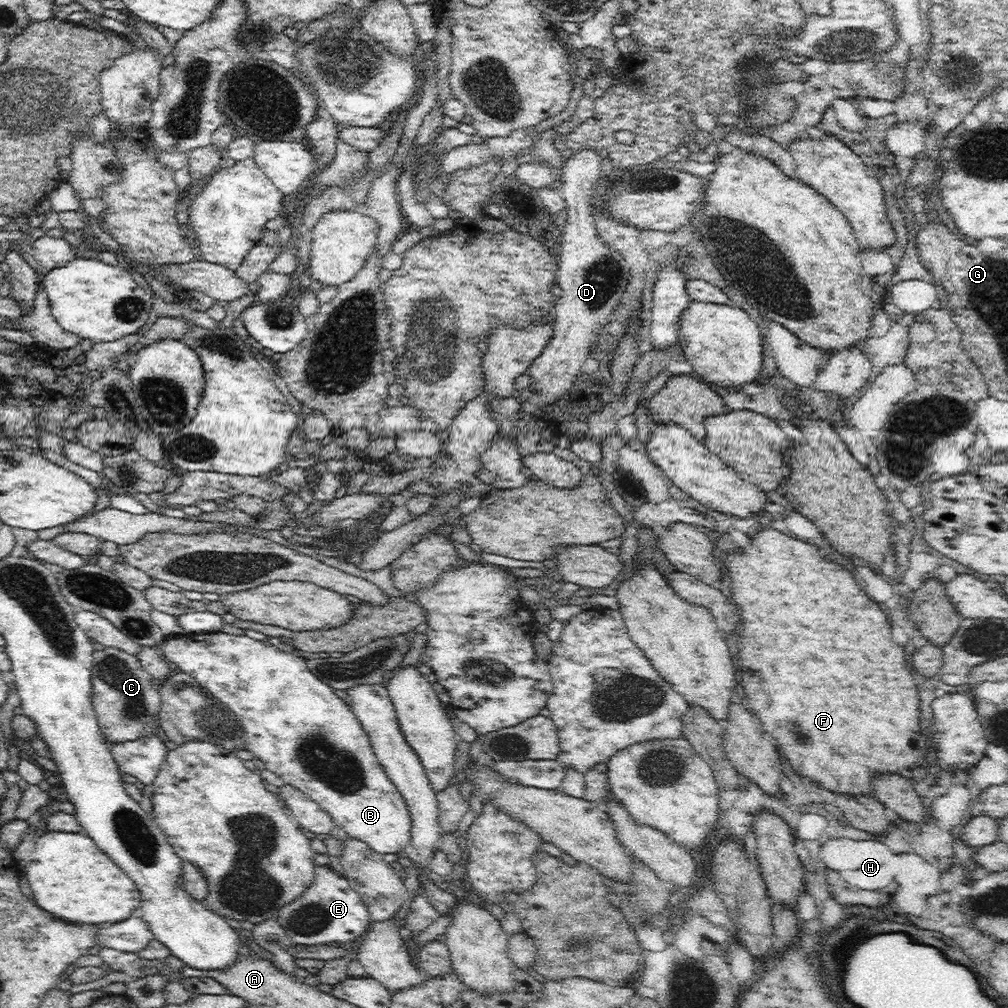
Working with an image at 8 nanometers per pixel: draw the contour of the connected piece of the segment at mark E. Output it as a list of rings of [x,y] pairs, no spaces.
[[[328,865],[316,866],[314,884],[293,902],[282,908],[276,919],[294,945],[340,946],[354,943],[368,930],[371,922],[366,904],[340,872]]]

